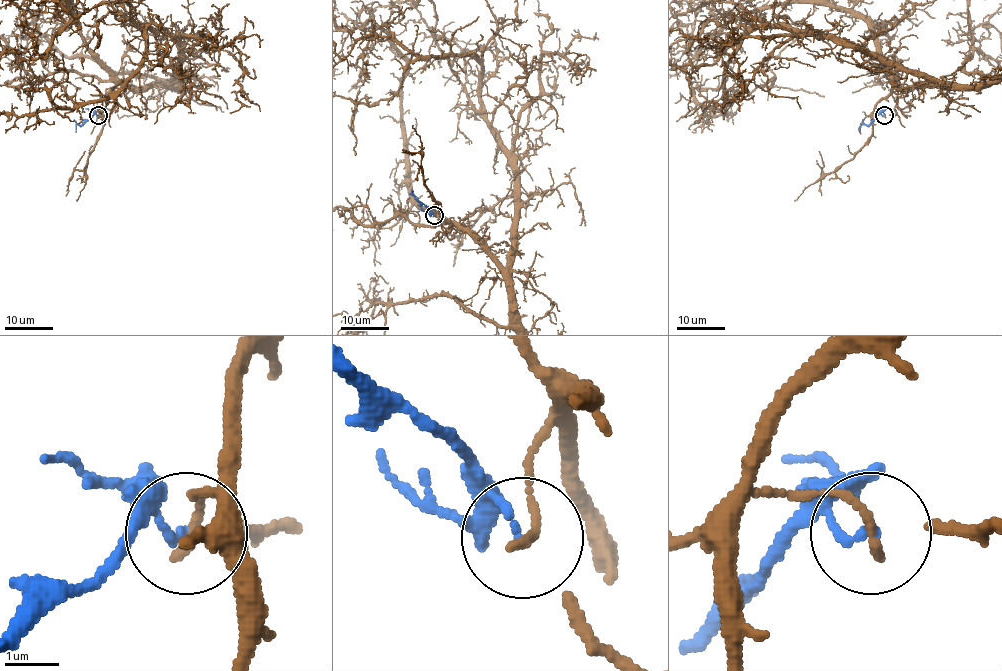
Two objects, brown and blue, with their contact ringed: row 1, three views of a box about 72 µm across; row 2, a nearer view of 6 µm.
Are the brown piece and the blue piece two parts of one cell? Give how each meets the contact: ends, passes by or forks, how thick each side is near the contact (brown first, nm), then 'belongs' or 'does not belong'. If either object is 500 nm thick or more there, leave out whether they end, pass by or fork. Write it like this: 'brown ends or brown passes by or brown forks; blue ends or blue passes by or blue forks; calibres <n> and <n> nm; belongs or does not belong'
brown passes by; blue ends; calibres 130 and 140 nm; does not belong

